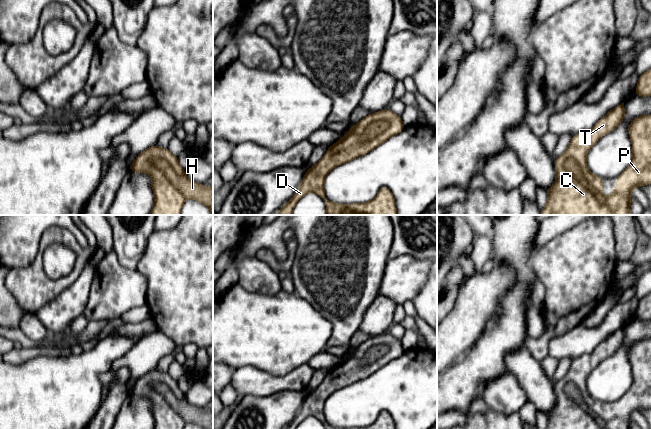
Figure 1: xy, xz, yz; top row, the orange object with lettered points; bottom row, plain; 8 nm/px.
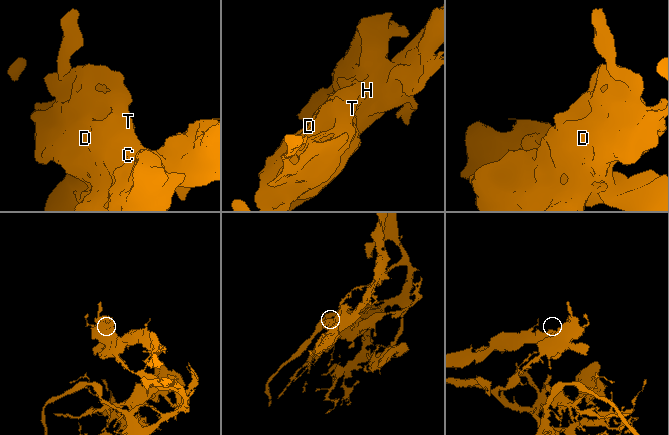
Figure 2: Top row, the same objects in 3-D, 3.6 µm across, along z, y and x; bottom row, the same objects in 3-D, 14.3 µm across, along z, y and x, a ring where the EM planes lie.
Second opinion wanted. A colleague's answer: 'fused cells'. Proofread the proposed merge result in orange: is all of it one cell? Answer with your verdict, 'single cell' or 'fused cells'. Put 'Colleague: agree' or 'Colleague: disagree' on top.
Colleague: agree
fused cells

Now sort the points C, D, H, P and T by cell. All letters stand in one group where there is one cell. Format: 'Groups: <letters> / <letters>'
Groups: C D P T / H

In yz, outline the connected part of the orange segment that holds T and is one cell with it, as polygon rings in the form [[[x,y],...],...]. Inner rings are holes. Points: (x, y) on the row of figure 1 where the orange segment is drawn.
[[[624,102],[613,108],[602,117],[590,130],[572,136],[567,150],[555,158],[556,181],[551,188],[547,189],[547,204],[540,215],[631,215],[630,201],[633,199],[631,190],[640,188],[641,185],[651,184],[651,114],[636,117],[628,127],[632,142],[633,159],[630,166],[615,180],[618,185],[613,189],[607,201],[601,205],[596,197],[596,192],[603,189],[604,179],[592,174],[586,163],[586,156],[591,147],[604,135],[618,127],[625,116]],[[568,158],[574,159],[580,166],[585,182],[573,177],[564,167]]]

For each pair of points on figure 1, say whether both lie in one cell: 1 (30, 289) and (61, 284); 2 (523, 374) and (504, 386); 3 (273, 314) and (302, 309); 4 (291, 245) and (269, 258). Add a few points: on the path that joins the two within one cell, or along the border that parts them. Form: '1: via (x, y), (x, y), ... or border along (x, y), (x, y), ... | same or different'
1: via (38, 289), (53, 288) | same
2: border along (507, 370), (515, 377), (527, 399) | different
3: via (280, 314), (295, 314) | same
4: via (291, 253), (284, 263), (277, 263) | same

